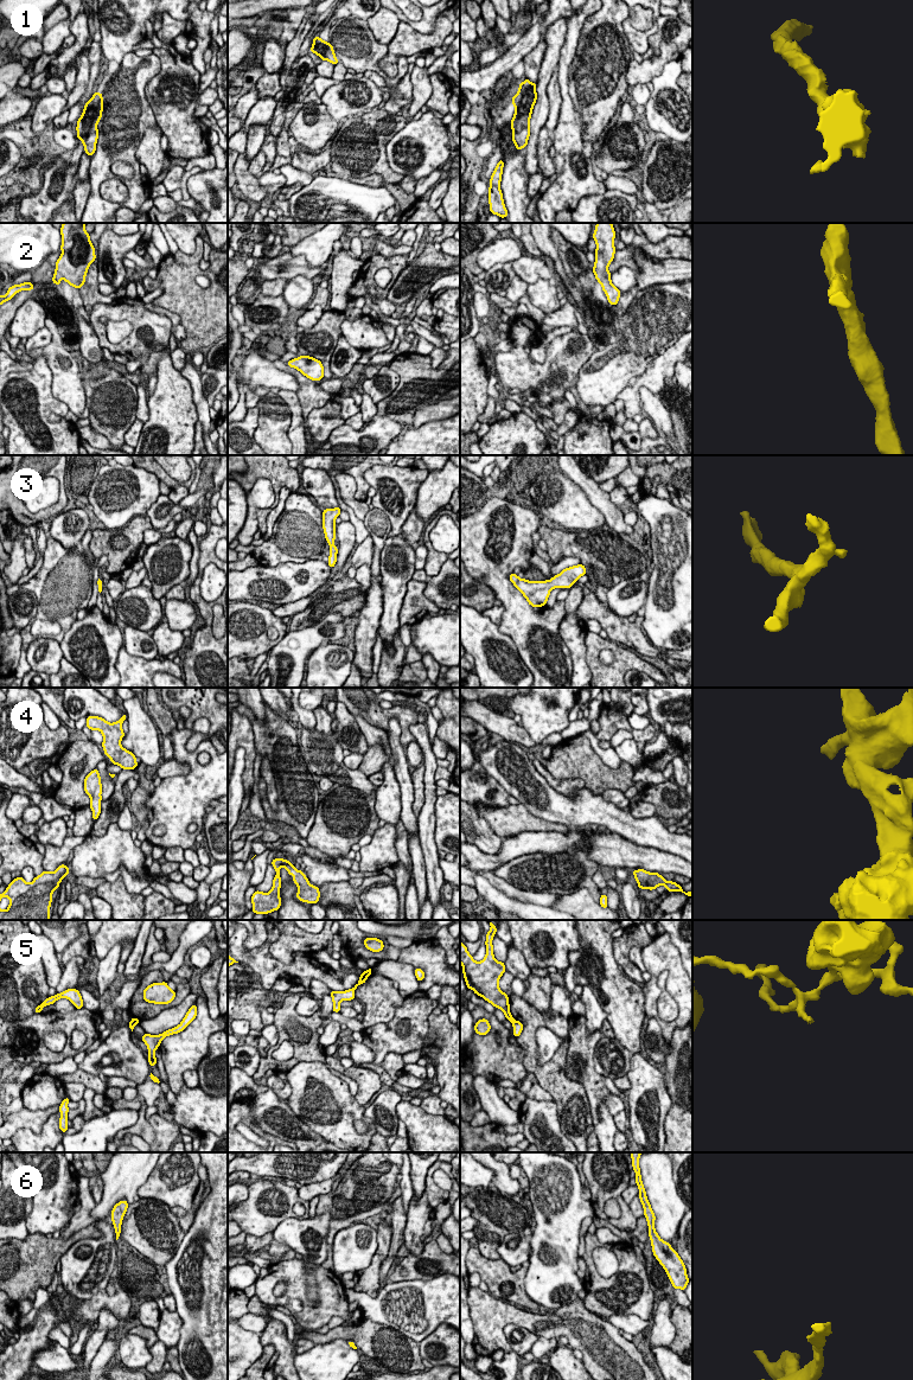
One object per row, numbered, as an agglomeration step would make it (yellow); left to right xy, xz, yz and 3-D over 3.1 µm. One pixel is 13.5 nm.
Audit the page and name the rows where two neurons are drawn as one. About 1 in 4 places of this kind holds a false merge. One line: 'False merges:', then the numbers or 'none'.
False merges: 5

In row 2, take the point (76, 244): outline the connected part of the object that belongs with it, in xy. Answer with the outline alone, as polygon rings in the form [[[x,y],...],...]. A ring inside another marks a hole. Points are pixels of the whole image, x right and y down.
[[[63,223],[62,255],[57,260],[55,275],[51,279],[58,287],[63,277],[71,287],[79,289],[85,283],[89,266],[96,260],[90,235],[85,231],[87,223]]]

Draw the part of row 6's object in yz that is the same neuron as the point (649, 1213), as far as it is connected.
[[[631,1152],[631,1158],[633,1170],[636,1171],[636,1184],[639,1188],[638,1196],[644,1208],[644,1215],[647,1220],[649,1237],[651,1239],[652,1252],[659,1264],[664,1267],[673,1289],[681,1289],[684,1291],[690,1280],[687,1274],[685,1265],[678,1253],[671,1247],[671,1245],[662,1240],[655,1229],[656,1216],[647,1200],[640,1175],[640,1155],[641,1152]]]

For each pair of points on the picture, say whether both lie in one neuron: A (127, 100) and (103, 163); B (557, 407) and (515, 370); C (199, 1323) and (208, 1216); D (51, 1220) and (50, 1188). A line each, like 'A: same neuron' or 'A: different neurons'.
A: same neuron
B: different neurons
C: same neuron
D: same neuron

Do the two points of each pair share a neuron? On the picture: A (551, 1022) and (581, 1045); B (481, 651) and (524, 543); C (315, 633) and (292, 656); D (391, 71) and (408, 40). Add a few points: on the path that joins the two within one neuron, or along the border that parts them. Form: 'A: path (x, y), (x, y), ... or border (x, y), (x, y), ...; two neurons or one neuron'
A: border (568, 1020), (566, 1062); two neurons
B: border (498, 626), (502, 632), (511, 638), (516, 647); two neurons
C: path (310, 639), (298, 650); one neuron
D: path (391, 64), (391, 57), (401, 48); one neuron

